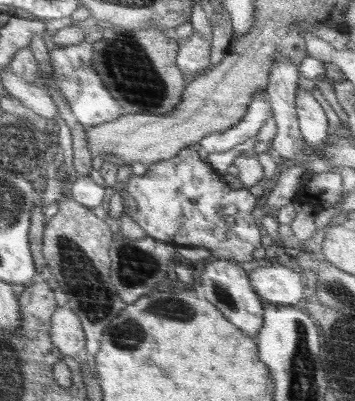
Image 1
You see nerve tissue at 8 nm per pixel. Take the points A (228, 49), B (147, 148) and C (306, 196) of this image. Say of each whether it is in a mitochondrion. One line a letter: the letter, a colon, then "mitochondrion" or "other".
A: other
B: other
C: other

